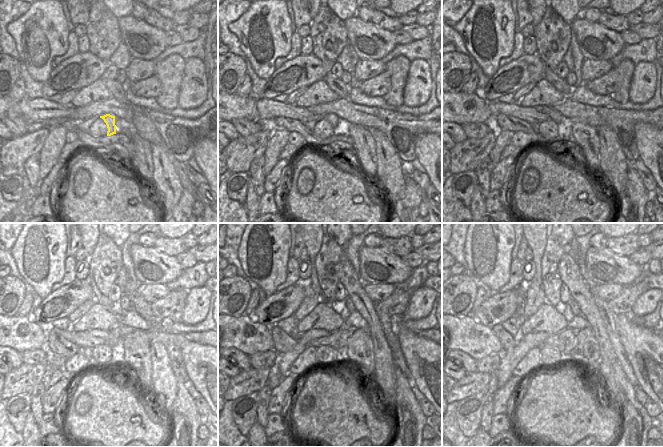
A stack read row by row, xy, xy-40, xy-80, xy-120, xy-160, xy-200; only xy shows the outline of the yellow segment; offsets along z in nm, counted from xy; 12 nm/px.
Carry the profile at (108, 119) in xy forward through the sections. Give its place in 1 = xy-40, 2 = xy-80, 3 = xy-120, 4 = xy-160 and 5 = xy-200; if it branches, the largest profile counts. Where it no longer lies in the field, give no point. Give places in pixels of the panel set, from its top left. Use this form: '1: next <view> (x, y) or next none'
1: next xy-40 (332, 118)
2: next xy-80 (554, 115)
3: next xy-120 (104, 334)
4: next xy-160 (303, 340)
5: next xy-200 (525, 343)

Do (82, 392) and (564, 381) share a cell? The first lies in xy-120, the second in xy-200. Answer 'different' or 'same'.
same

